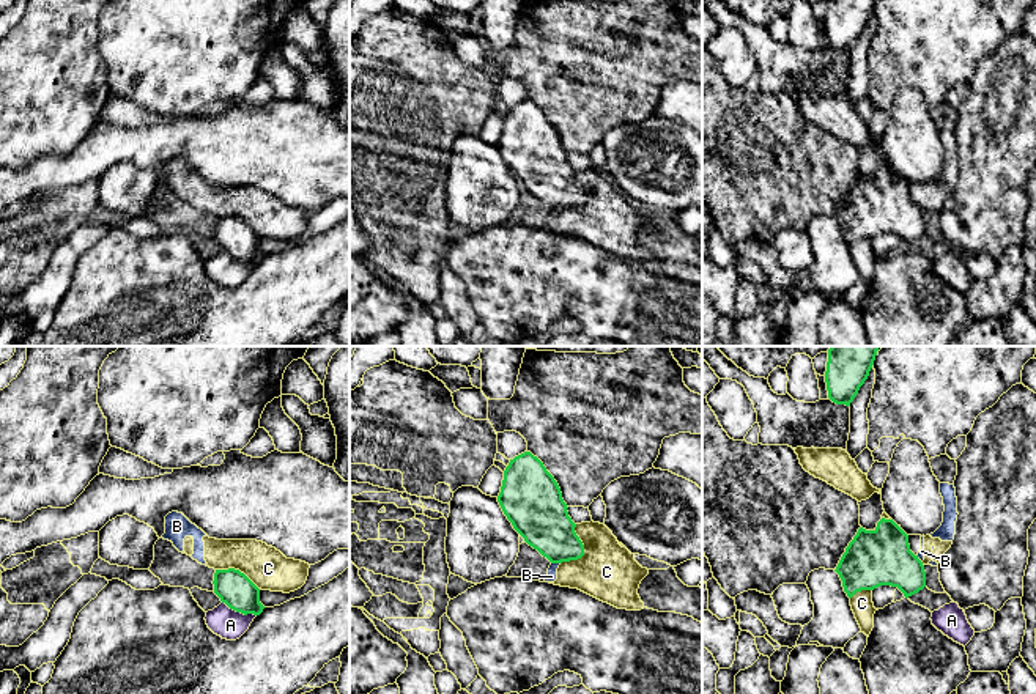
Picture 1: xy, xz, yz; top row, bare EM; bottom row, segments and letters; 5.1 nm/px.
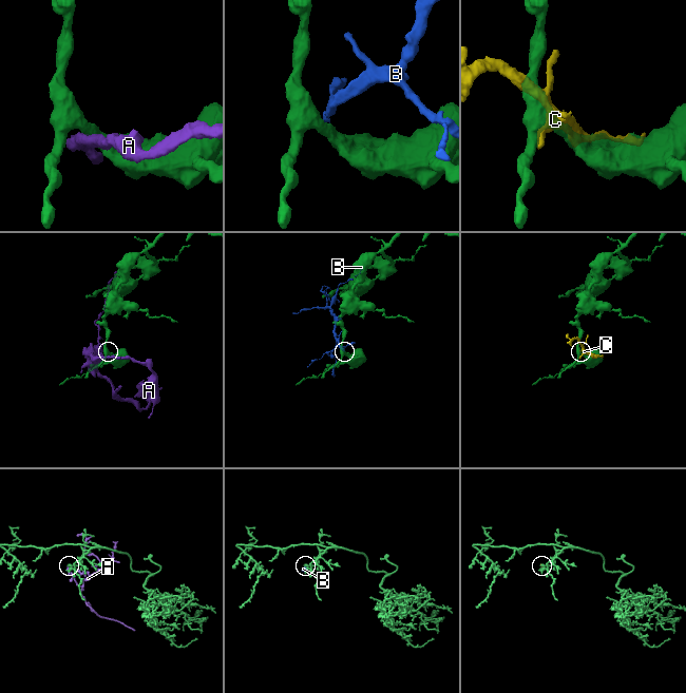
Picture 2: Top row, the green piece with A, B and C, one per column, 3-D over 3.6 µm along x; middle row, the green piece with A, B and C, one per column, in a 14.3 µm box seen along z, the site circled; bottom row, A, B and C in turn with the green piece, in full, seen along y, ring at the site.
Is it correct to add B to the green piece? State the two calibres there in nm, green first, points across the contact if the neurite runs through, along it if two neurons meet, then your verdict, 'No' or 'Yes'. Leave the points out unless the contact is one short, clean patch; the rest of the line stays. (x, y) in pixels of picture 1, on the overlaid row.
Thickness 280 nm (green) against 60 nm. Boundary: xz (551, 562), (559, 564). No

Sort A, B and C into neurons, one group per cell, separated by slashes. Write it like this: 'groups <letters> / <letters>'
groups A / B C

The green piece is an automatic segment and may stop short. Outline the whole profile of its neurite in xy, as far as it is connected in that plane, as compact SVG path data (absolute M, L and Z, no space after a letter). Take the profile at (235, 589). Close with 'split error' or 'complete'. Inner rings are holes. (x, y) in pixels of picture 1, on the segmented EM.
M216 570L214 593L230 609L244 615L260 615L265 606L260 603L260 589L239 570Z | complete

